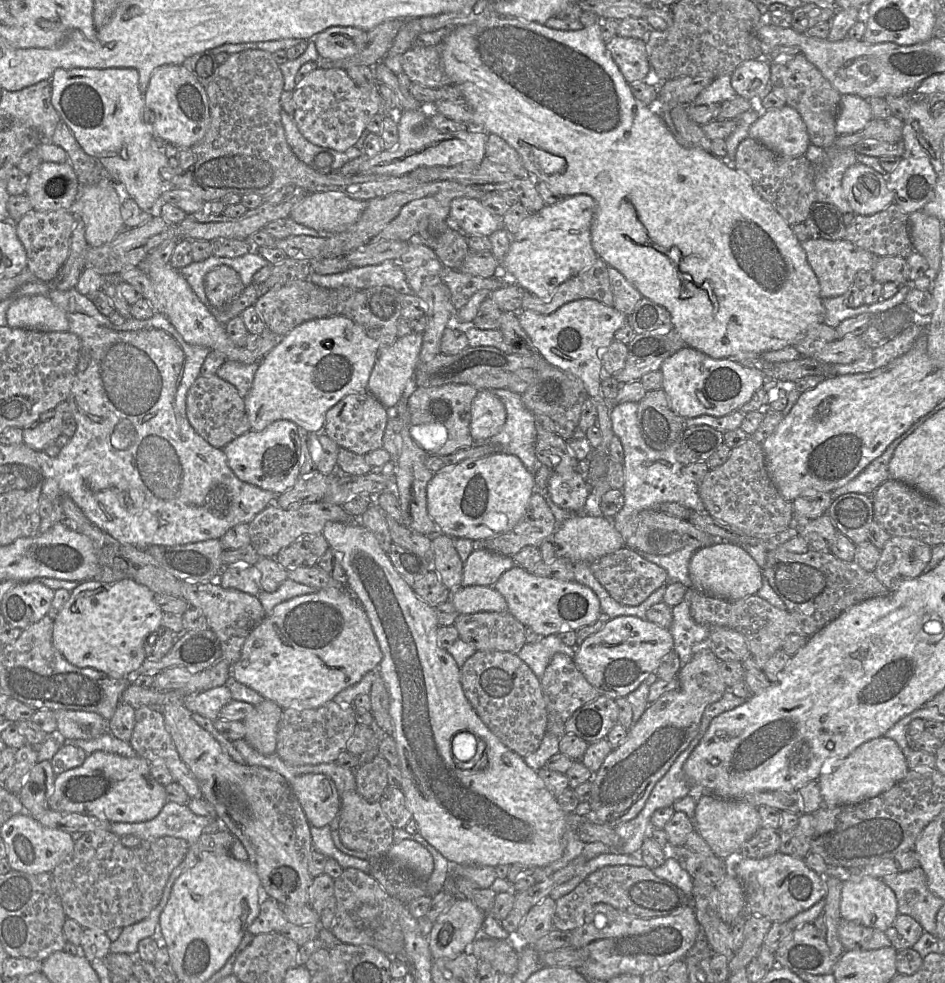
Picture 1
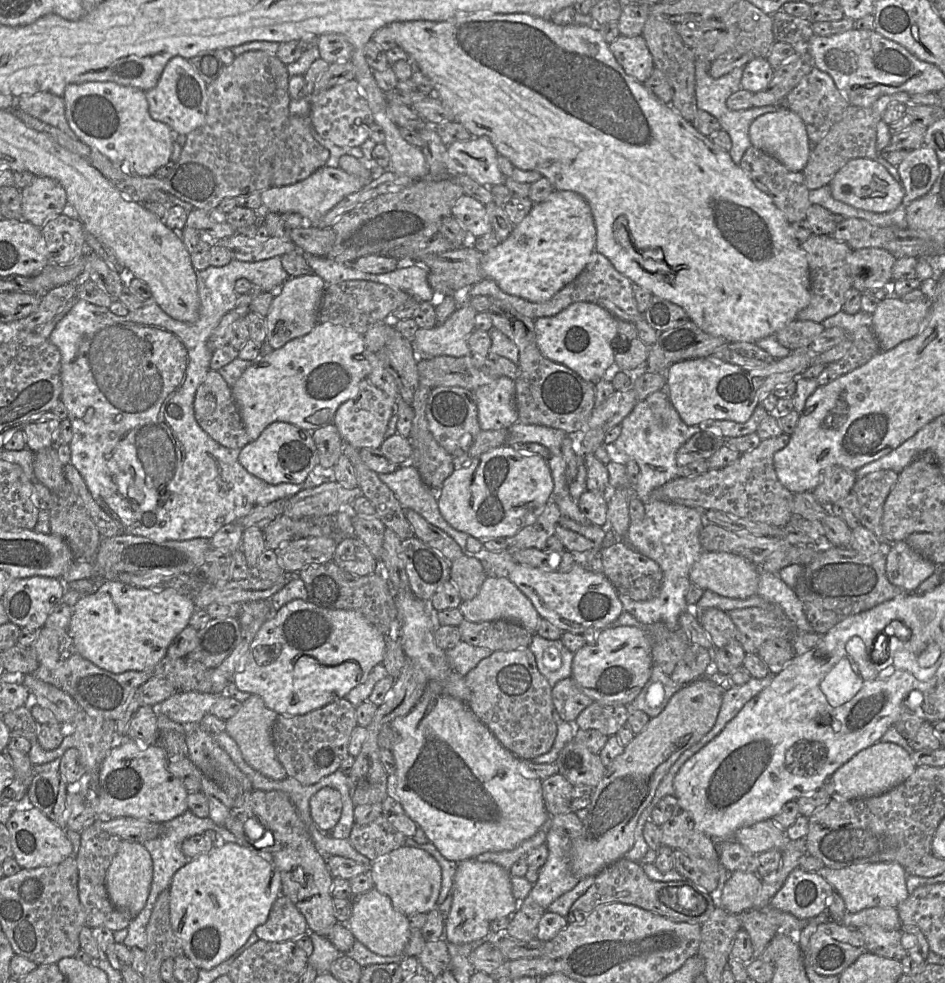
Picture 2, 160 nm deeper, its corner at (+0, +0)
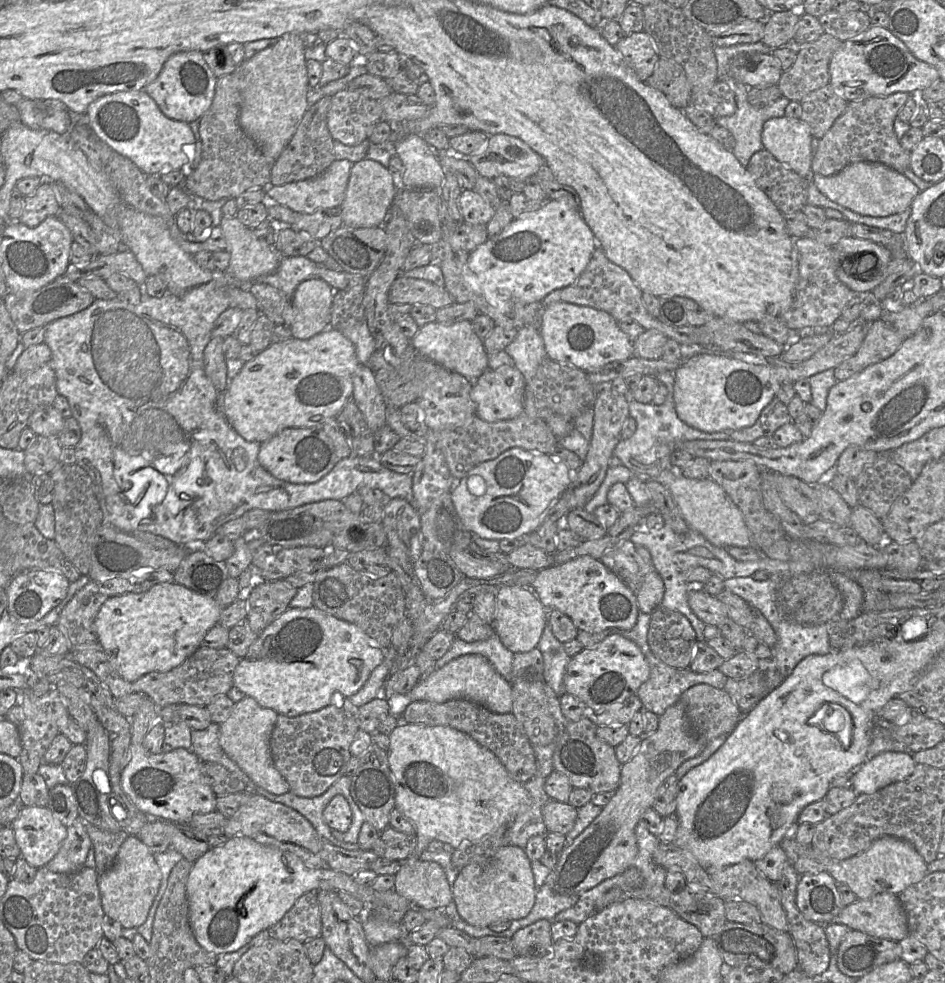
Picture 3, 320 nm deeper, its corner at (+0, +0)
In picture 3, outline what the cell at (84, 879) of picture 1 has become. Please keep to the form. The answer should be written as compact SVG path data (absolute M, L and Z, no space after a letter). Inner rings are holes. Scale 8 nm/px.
M85 823L85 828L94 849L95 870L101 875L113 865L121 845L129 834L124 830L107 832L91 823Z

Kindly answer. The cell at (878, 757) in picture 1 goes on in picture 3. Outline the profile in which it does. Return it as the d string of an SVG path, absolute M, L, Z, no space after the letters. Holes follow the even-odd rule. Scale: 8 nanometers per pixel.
M886 751L865 761L852 772L852 789L857 794L871 794L889 784L904 780L915 769L912 755Z

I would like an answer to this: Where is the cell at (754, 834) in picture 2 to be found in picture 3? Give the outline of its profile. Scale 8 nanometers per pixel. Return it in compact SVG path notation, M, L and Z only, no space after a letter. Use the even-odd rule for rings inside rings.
M884 836L865 851L844 860L831 858L814 848L812 844L800 844L794 837L786 837L778 845L791 862L796 862L800 856L815 859L838 883L845 883L860 900L868 899L878 893L899 895L907 887L921 881L927 874L927 863L916 851L914 846L902 839Z

